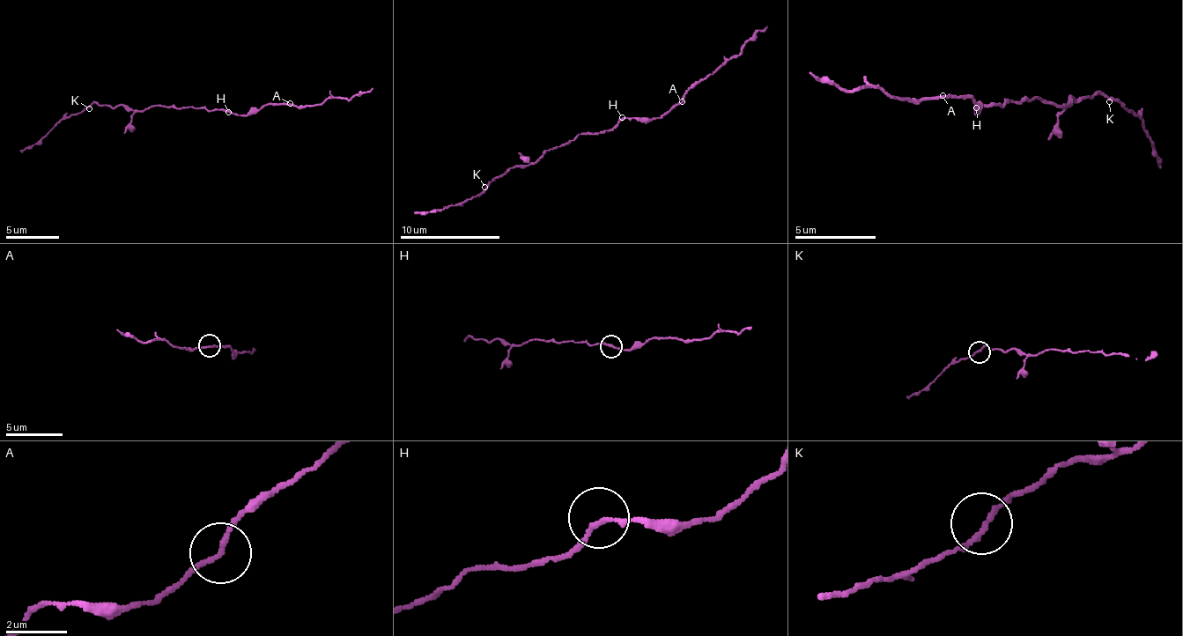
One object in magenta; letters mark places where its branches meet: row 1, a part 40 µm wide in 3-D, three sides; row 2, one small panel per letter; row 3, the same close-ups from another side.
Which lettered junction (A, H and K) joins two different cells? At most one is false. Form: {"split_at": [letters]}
{"split_at": ["A"]}

